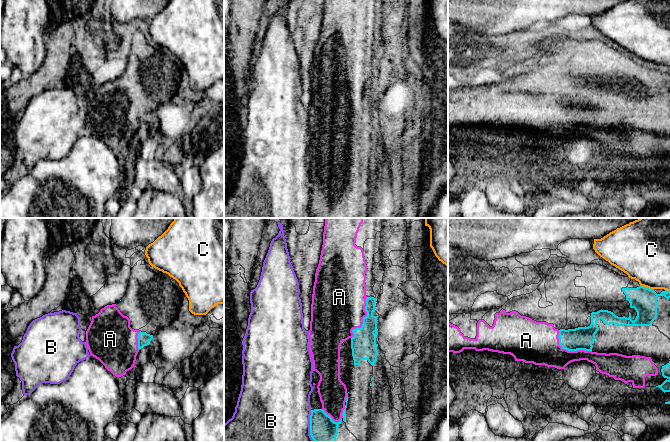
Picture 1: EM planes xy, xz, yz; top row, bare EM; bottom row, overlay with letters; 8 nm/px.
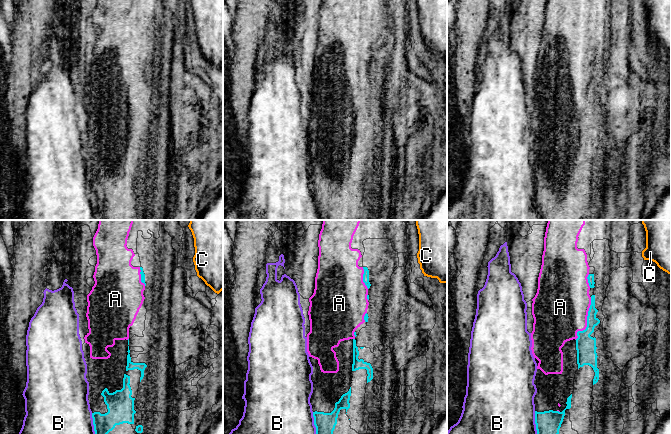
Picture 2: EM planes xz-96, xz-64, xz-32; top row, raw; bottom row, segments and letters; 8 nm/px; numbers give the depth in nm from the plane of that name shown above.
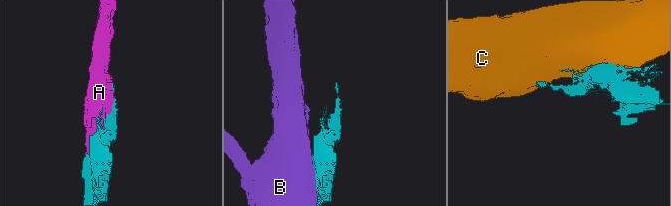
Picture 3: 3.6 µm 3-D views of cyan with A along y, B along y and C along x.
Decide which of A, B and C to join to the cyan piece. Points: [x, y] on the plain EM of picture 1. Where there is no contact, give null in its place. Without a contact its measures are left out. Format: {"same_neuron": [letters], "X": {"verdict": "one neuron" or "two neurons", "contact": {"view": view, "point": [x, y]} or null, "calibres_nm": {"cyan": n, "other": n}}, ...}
{"same_neuron": ["A"], "A": {"verdict": "one neuron", "contact": {"view": "xz", "point": [363, 96]}, "calibres_nm": {"cyan": 200, "other": 440}}, "B": {"verdict": "two neurons", "contact": {"view": "xz", "point": [310, 202]}, "calibres_nm": {"cyan": 220, "other": 500}}, "C": {"verdict": "two neurons", "contact": {"view": "yz", "point": [646, 63]}, "calibres_nm": {"cyan": 200, "other": 400}}}

